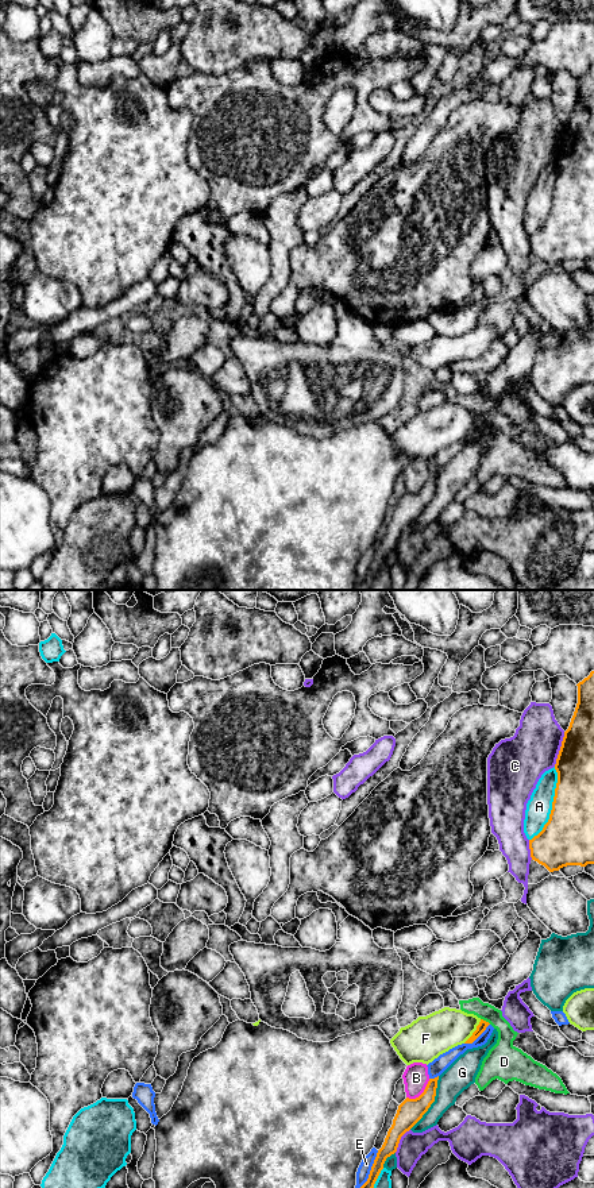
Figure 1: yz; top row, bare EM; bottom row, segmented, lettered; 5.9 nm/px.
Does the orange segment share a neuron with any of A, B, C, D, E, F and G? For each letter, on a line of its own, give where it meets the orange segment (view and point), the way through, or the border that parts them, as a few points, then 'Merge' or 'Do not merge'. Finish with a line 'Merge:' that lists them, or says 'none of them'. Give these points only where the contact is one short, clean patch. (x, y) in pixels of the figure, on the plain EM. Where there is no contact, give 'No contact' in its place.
A: Touches orange at yz (552, 200). Do not merge
B: Touches orange at yz (421, 489). Do not merge
C: Touches orange at yz (560, 145). Do not merge
D: Touches orange at yz (485, 416). Boundary: yz (481, 413), (490, 419). Do not merge
E: Touches orange at yz (370, 566). Do not merge
F: Touches orange at yz (474, 427). Do not merge
G: Touches orange at yz (432, 497). Do not merge
Merge: none of them

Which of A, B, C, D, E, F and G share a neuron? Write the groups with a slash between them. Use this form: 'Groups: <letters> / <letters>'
Groups: A / B / C / D / E / F / G

